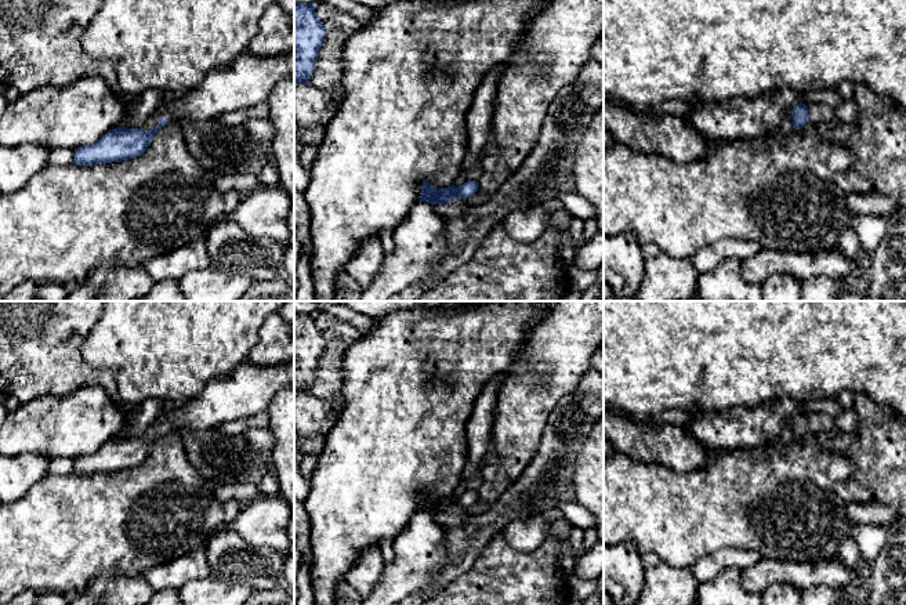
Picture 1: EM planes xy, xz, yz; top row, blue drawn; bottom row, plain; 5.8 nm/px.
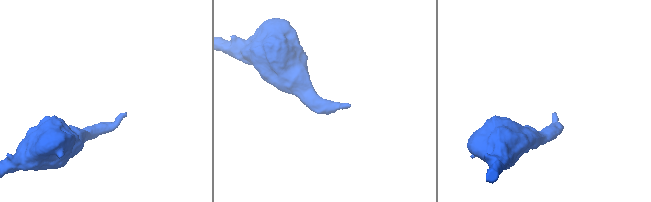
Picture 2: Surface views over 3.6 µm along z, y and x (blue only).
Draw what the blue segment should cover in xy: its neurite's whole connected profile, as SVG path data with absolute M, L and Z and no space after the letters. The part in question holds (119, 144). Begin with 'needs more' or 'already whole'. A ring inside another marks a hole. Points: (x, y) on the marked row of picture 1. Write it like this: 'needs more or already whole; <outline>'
needs more; M294 48L282 55L258 57L249 51L210 72L196 88L171 104L163 104L142 128L117 127L91 145L75 149L73 163L95 166L142 155L168 120L218 119L226 112L268 101L282 80L294 76Z

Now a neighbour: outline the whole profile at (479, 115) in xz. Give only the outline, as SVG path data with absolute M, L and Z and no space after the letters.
M505 64L496 65L489 70L478 84L471 106L468 109L467 123L467 153L461 166L461 173L454 181L454 188L468 181L467 171L478 167L485 144L489 140L494 99L497 94L497 80Z

